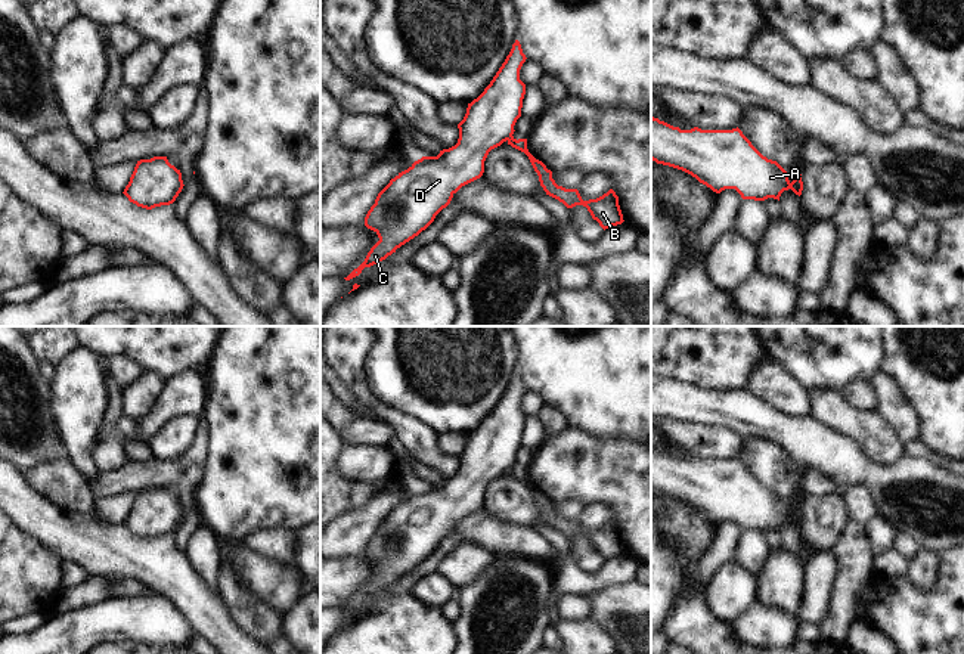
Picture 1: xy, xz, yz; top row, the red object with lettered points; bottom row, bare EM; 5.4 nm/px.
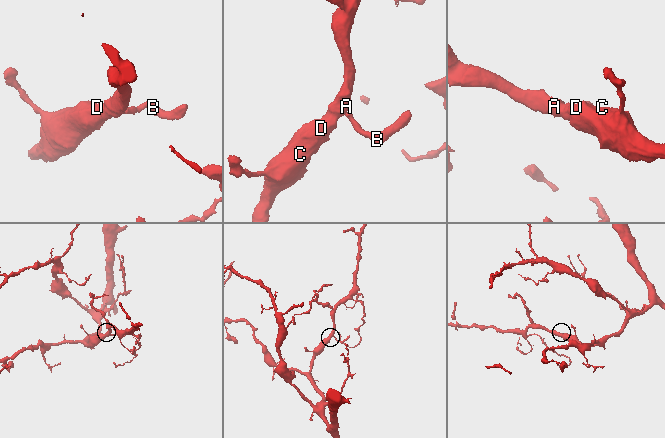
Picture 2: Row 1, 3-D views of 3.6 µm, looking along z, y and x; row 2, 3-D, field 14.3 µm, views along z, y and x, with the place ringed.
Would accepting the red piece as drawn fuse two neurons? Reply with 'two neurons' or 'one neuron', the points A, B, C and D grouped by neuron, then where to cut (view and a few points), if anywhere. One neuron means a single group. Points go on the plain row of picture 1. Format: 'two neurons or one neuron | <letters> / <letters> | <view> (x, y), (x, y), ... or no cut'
two neurons | A C D / B | xz (511, 465), (508, 471)

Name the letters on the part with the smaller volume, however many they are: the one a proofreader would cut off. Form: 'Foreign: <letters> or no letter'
Foreign: B.

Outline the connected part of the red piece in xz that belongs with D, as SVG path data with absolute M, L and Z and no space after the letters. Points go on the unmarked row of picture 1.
M515 371L490 415L477 430L468 434L466 444L458 455L458 474L440 481L437 487L422 487L415 492L407 500L391 509L378 524L375 534L365 548L365 557L373 561L379 571L371 579L365 592L344 608L345 611L359 607L365 598L385 591L397 579L418 567L450 534L453 526L462 517L483 506L489 483L511 469L515 462L514 456L521 447L526 415L520 410L520 400L526 390L520 372Z

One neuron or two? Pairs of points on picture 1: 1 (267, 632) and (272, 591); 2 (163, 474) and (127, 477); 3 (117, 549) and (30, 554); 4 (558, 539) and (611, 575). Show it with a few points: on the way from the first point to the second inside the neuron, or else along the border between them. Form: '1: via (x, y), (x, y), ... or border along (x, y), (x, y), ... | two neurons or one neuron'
1: border along (242, 583), (281, 614) | two neurons
2: via (154, 474), (136, 476) | one neuron
3: border along (24, 532), (61, 560) | two neurons
4: via (564, 557), (566, 564), (580, 579), (594, 579) | one neuron

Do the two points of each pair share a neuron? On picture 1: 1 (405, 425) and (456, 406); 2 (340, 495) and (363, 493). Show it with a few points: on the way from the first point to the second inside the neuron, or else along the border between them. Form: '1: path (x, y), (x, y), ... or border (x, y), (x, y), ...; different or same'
1: border (388, 405), (414, 415), (437, 433); different
2: path (346, 495), (357, 493); same

